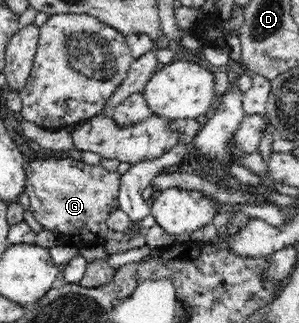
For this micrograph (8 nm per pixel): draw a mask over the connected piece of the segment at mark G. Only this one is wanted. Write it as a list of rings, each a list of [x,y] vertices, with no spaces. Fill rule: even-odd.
[[[71,157],[33,160],[26,168],[24,185],[30,199],[28,209],[42,229],[56,233],[60,245],[81,248],[105,242],[110,232],[107,216],[119,208],[121,176],[118,171],[109,172]]]

